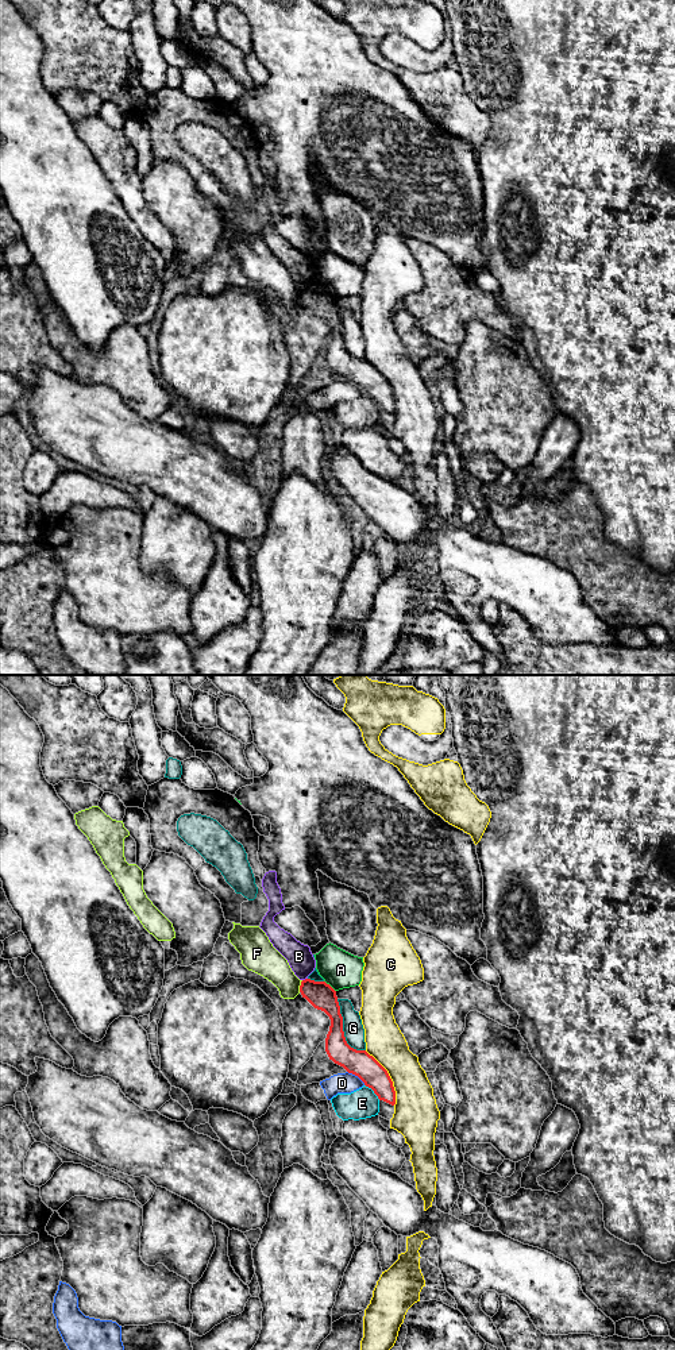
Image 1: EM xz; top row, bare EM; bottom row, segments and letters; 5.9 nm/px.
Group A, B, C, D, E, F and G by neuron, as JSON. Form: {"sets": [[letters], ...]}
{"sets": [["A"], ["B"], ["C"], ["D"], ["E"], ["F"], ["G"]]}

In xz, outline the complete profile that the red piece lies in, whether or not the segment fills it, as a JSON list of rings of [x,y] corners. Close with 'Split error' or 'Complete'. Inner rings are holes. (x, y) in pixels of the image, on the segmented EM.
[[[305,979],[301,981],[300,992],[315,1008],[324,1011],[331,1019],[325,1038],[325,1052],[329,1060],[358,1076],[379,1100],[394,1106],[396,1091],[387,1071],[366,1050],[356,1050],[347,1044],[336,991],[325,981]]]. Complete

